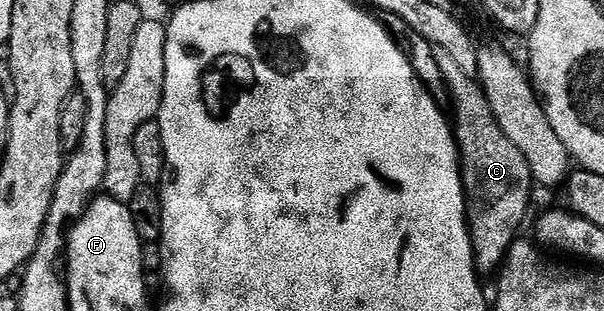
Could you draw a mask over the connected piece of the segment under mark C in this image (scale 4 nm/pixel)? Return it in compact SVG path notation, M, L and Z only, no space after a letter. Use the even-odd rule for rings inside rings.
M434 47L433 55L450 93L449 108L454 108L452 128L466 192L466 223L470 227L474 267L479 274L494 275L506 260L506 253L519 236L518 228L525 223L526 212L530 209L532 178L528 159L524 159L512 139L500 131L500 123L496 123L496 115L492 115L492 103L488 103L488 95L484 95L478 78L464 75L464 70L447 50Z

